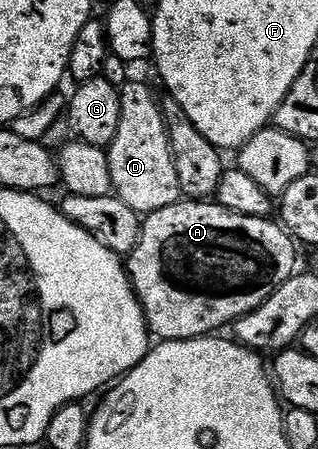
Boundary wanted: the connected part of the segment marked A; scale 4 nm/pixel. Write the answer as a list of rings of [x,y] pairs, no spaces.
[[[180,198],[171,205],[163,205],[163,209],[155,209],[148,212],[141,219],[141,232],[137,238],[137,243],[127,252],[127,270],[129,273],[129,284],[133,287],[137,299],[141,303],[141,312],[145,314],[145,326],[158,340],[166,339],[194,339],[197,335],[208,335],[216,332],[217,327],[232,324],[234,319],[238,319],[243,313],[258,307],[283,281],[287,281],[289,275],[294,274],[297,263],[297,251],[295,240],[276,218],[260,215],[251,217],[247,213],[235,213],[227,209],[221,203],[216,201],[206,201],[204,199]]]

